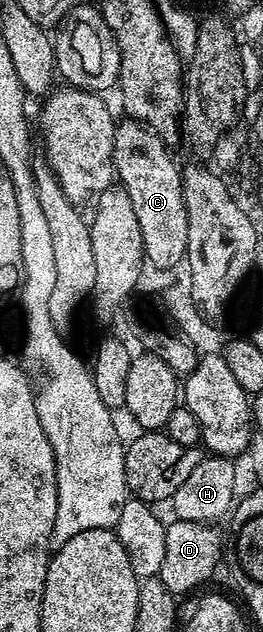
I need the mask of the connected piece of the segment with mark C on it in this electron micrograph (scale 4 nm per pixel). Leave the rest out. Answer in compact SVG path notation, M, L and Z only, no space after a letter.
M130 119L117 123L116 141L112 143L114 172L119 187L130 198L134 218L138 218L140 240L144 243L144 260L156 268L183 265L188 255L184 182L181 169L178 164L176 168L171 154L169 146L143 124Z

